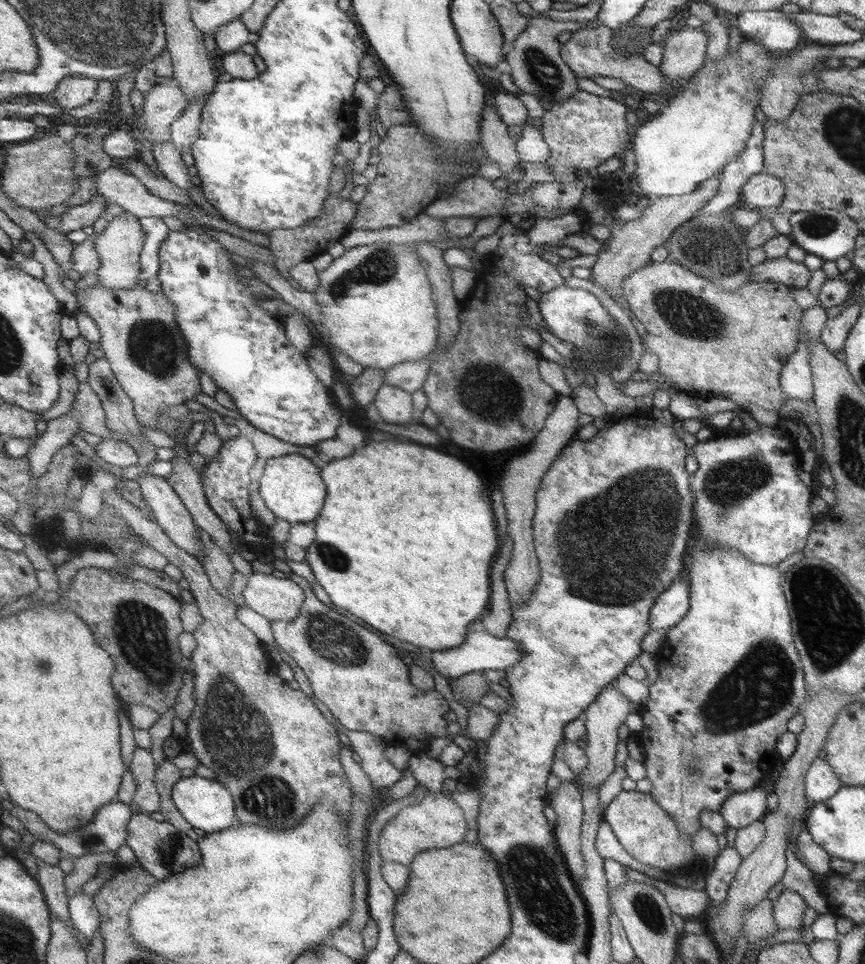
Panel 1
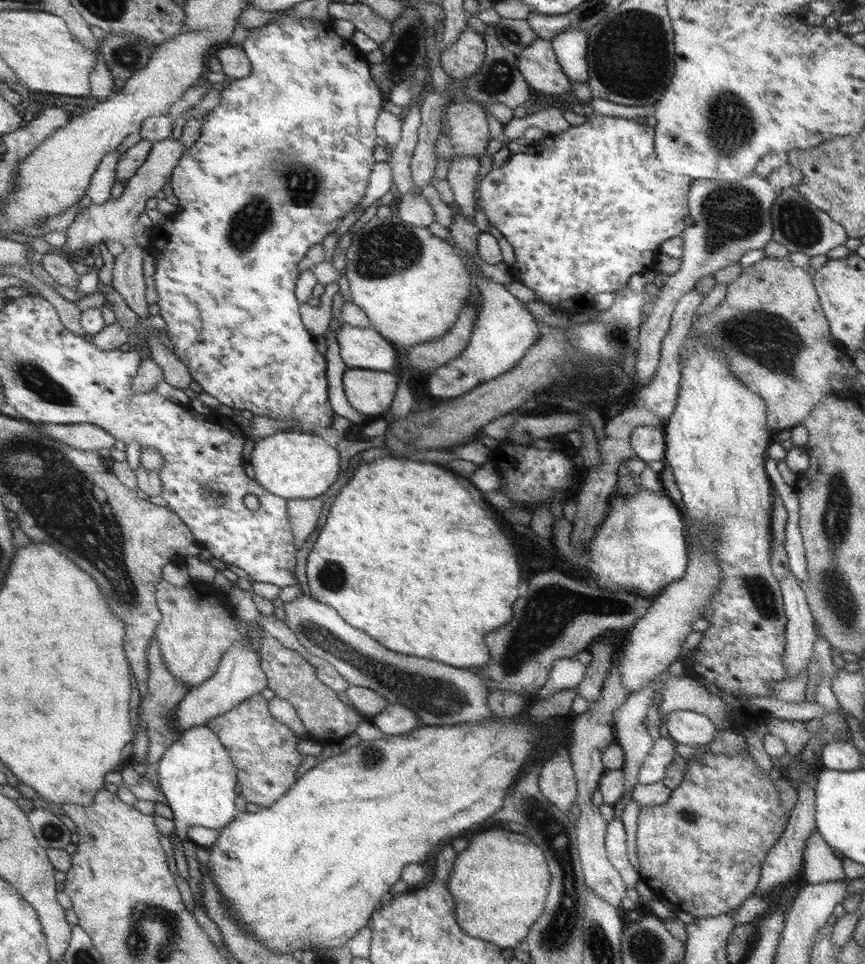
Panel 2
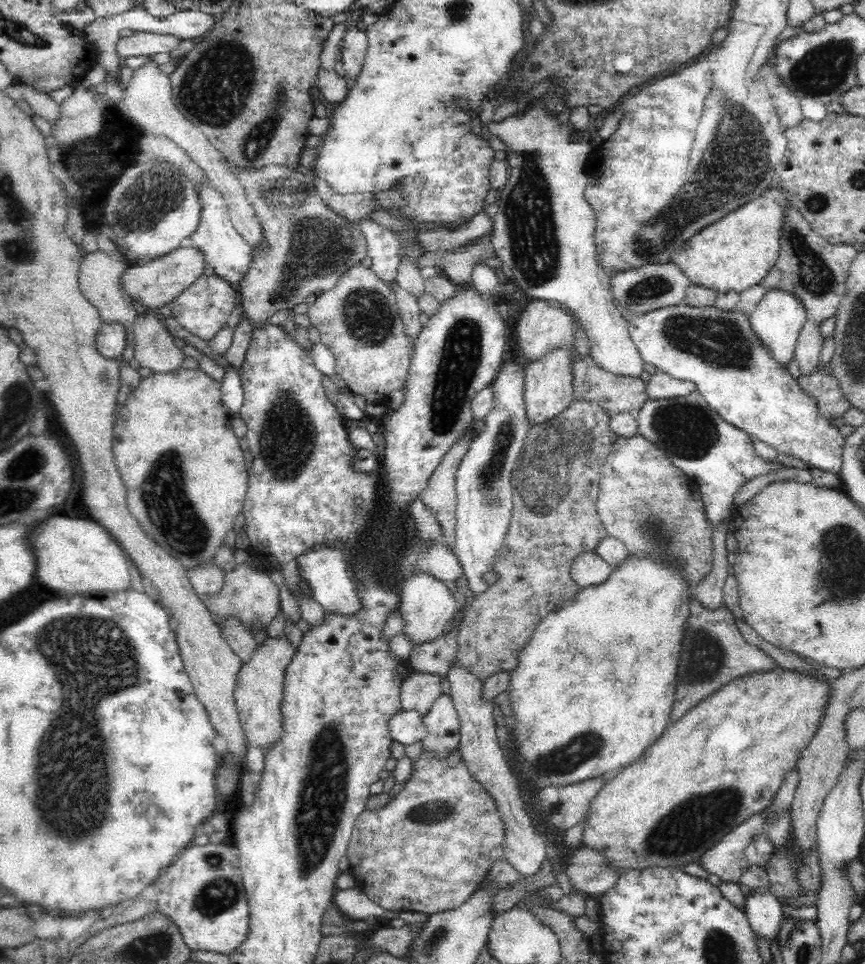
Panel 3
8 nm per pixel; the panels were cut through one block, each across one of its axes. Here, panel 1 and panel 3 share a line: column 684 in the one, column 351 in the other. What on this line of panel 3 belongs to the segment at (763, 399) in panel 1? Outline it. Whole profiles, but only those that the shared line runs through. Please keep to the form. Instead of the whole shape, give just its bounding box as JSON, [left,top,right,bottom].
[307,263,412,405]

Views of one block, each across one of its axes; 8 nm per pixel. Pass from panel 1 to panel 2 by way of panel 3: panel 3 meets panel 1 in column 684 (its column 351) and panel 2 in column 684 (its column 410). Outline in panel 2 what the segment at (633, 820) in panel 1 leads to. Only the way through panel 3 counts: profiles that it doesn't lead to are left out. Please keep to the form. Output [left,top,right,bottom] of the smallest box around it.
[636,751,789,918]

